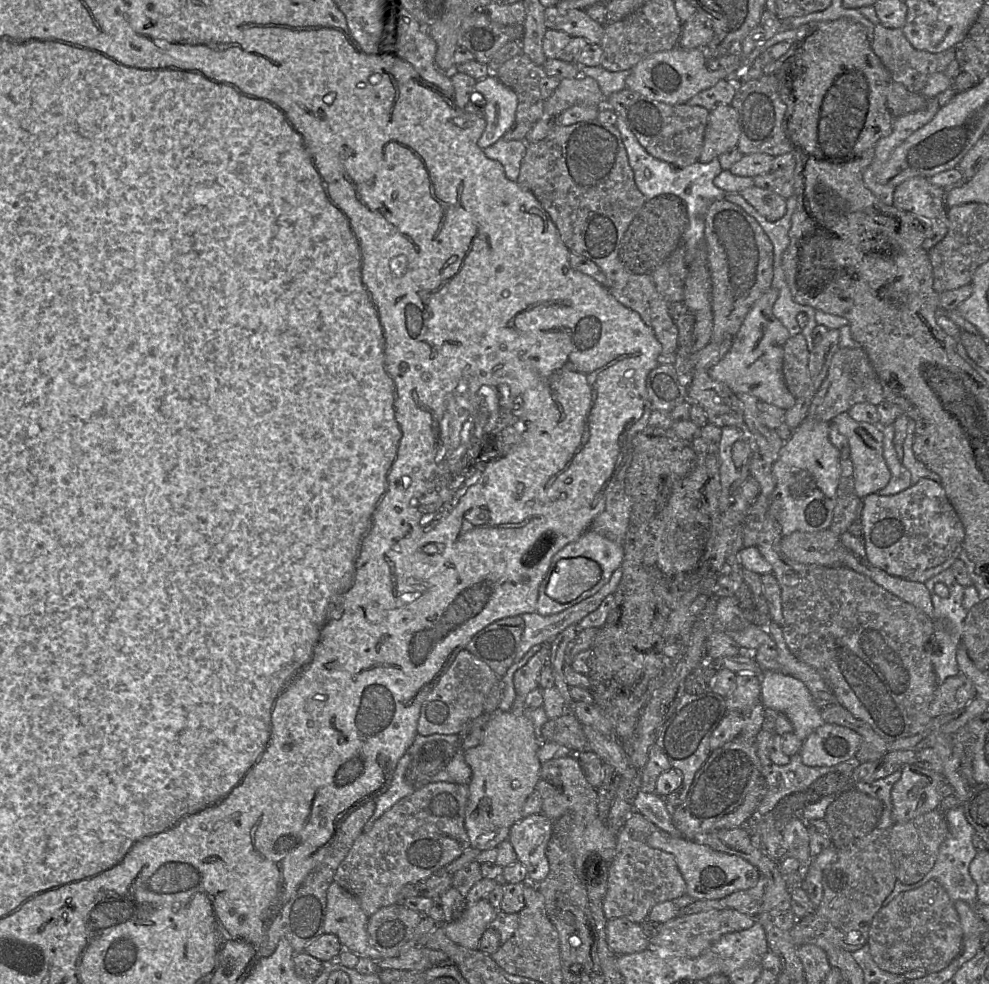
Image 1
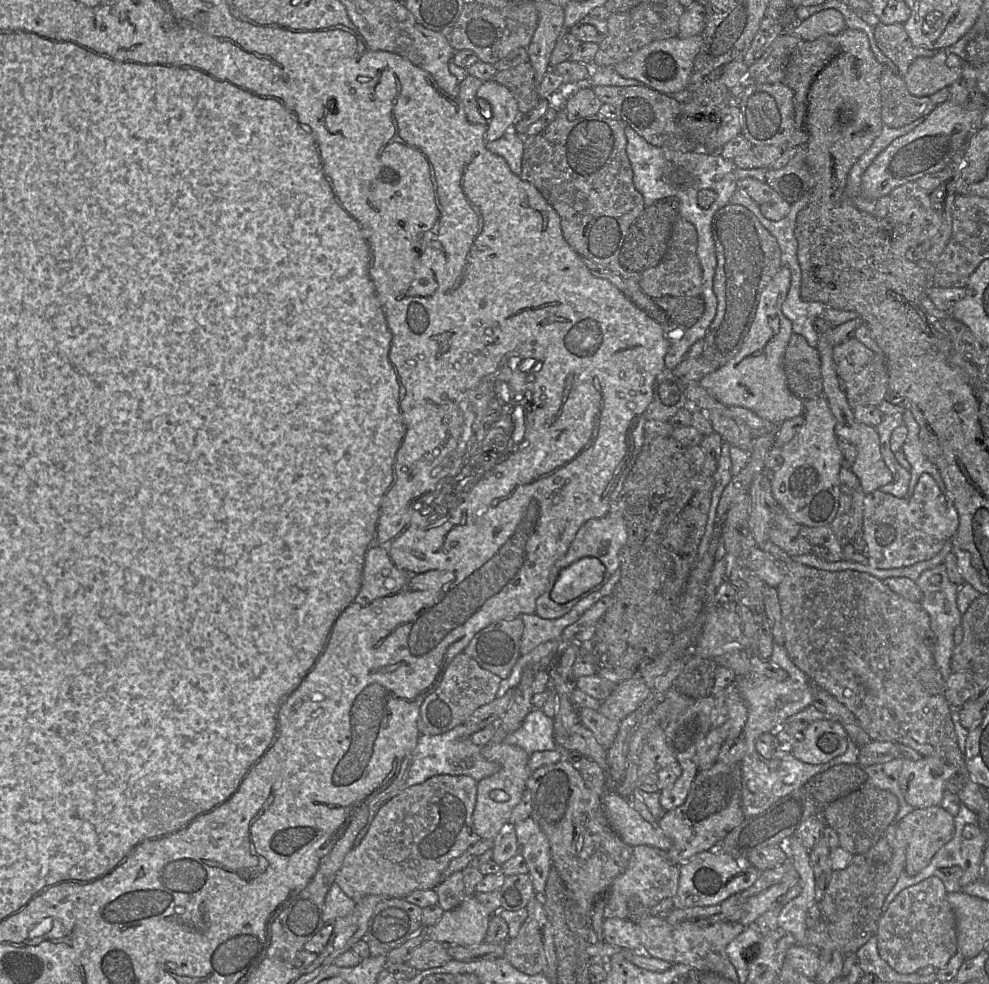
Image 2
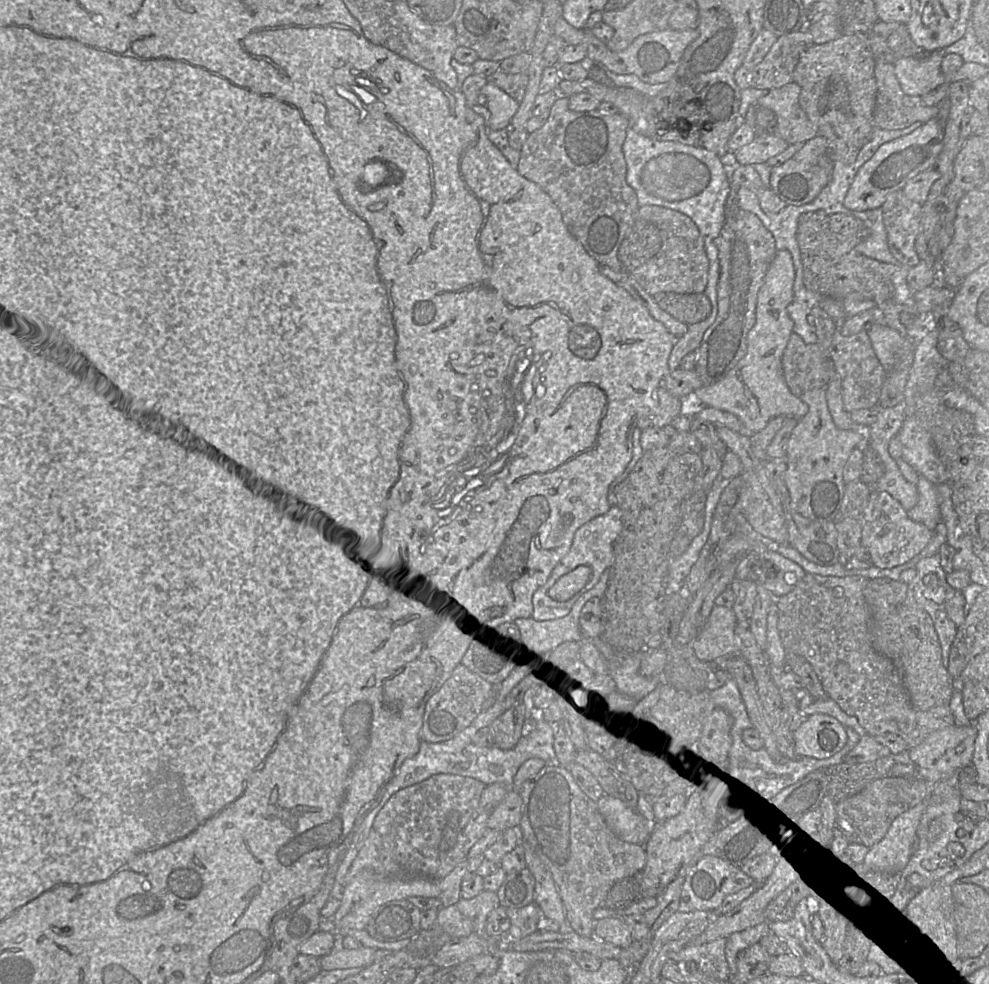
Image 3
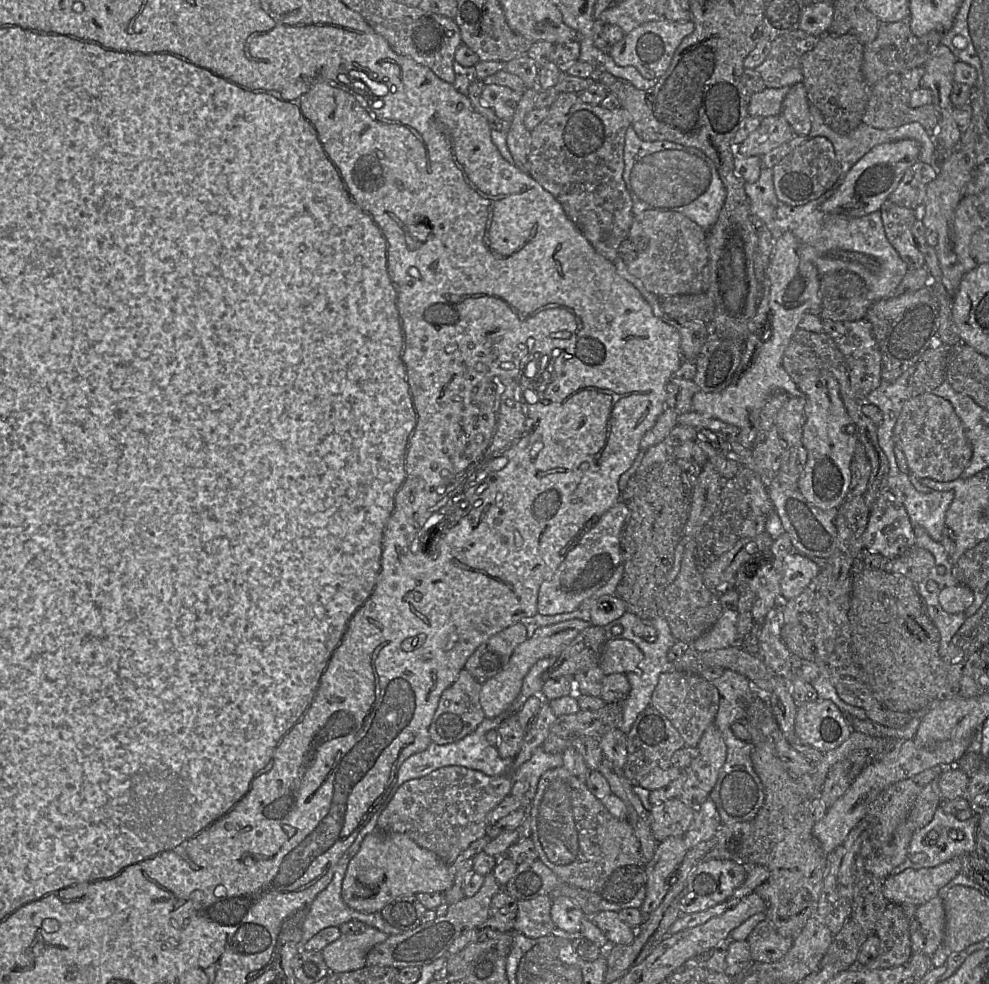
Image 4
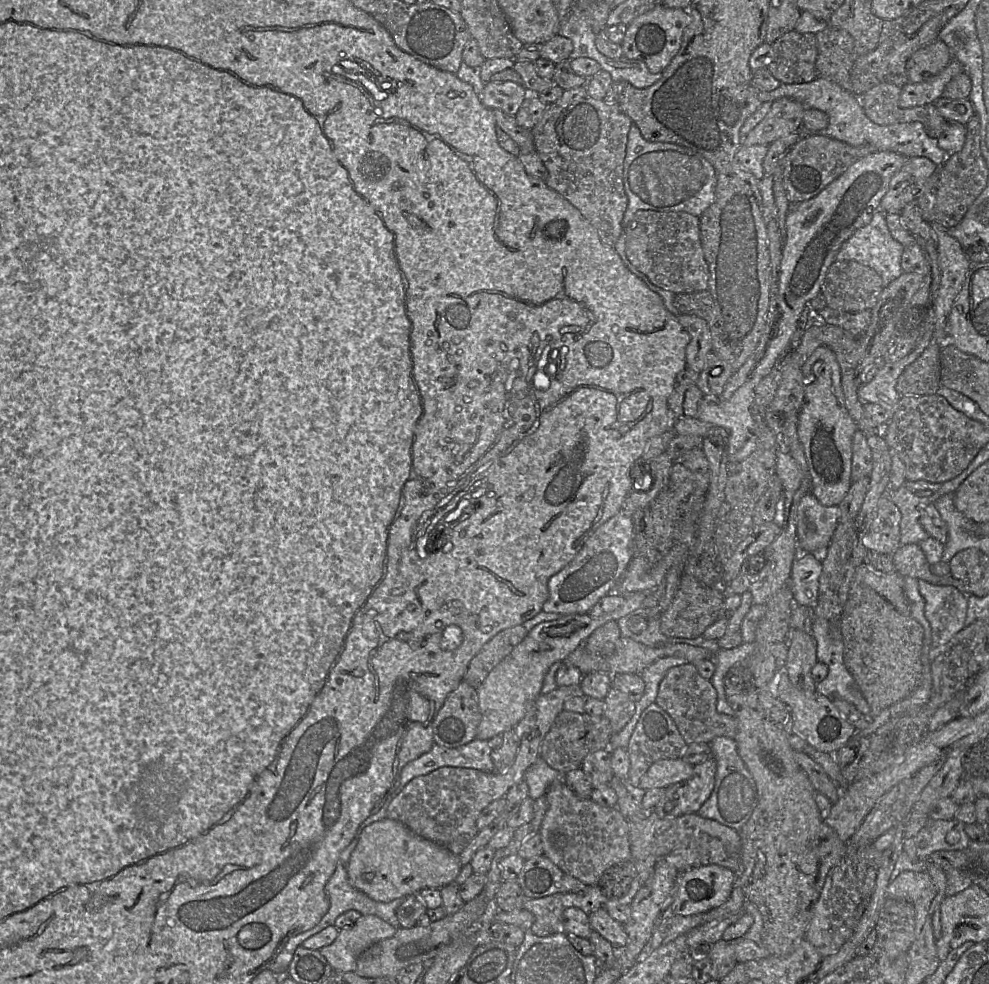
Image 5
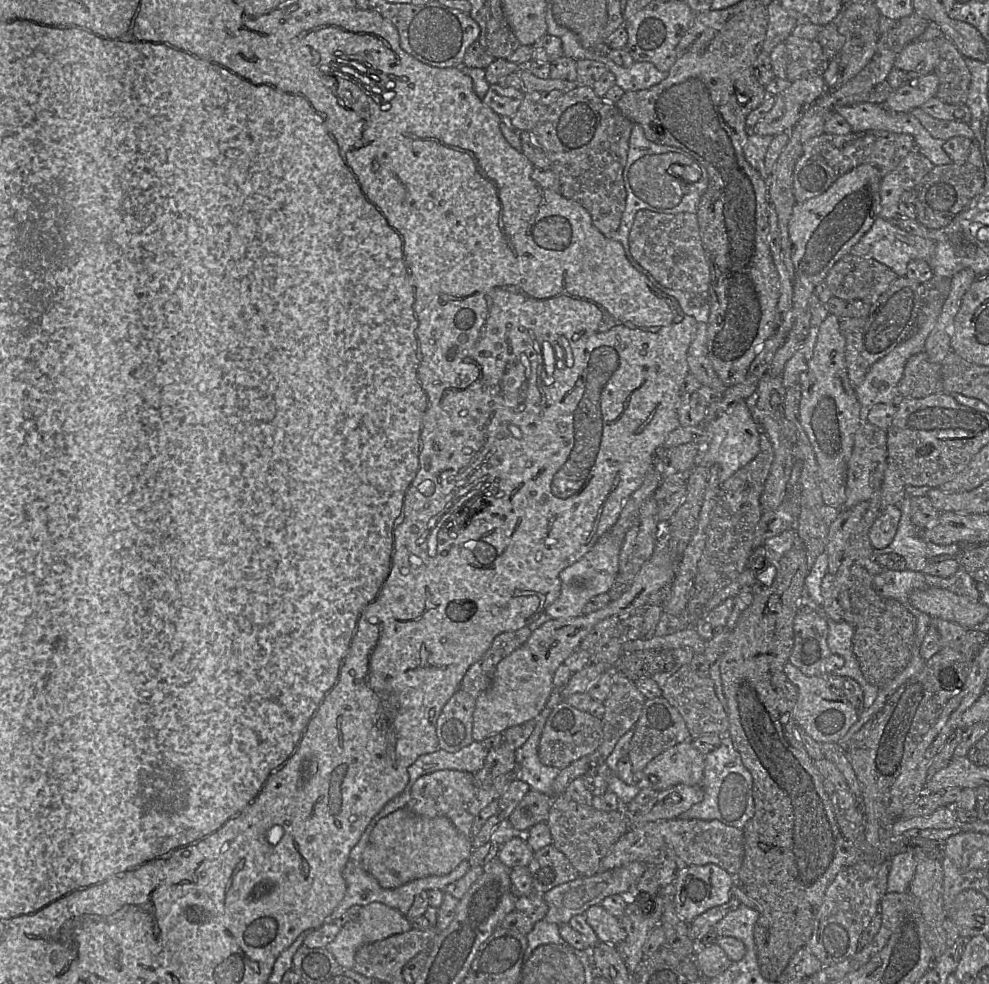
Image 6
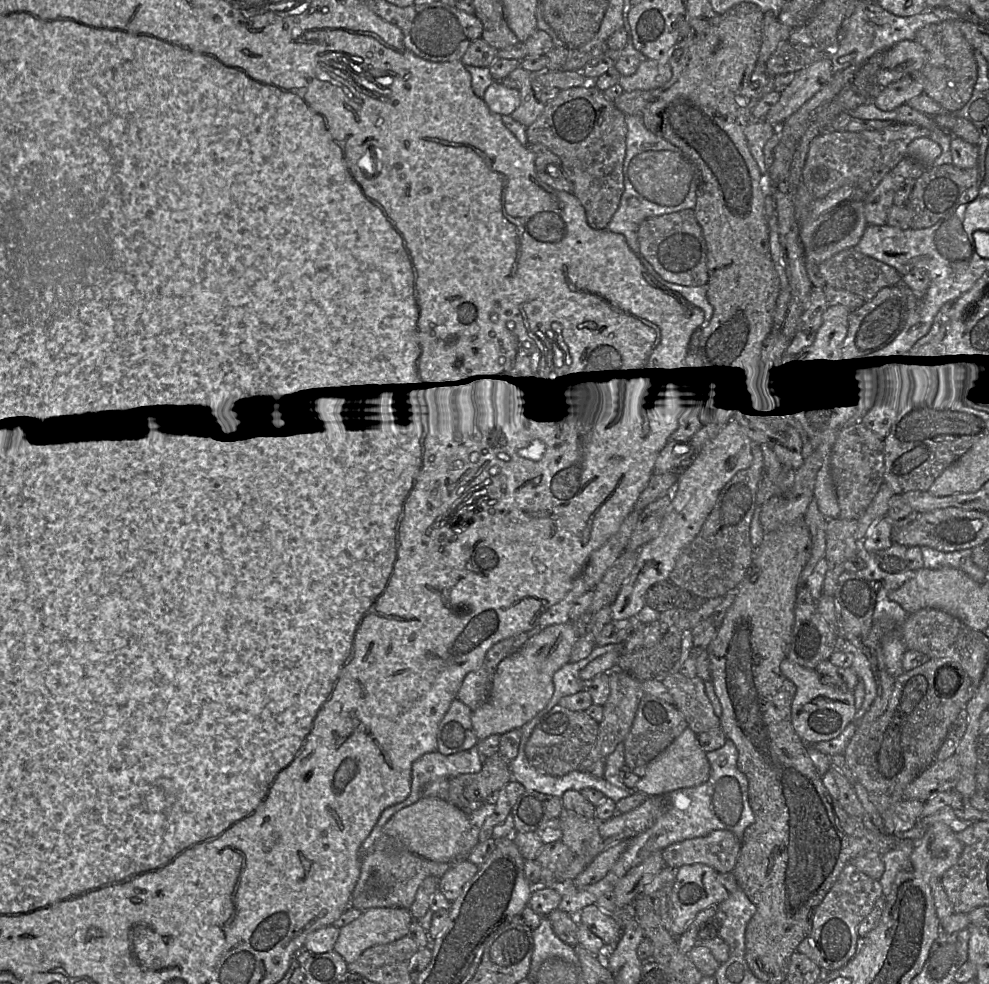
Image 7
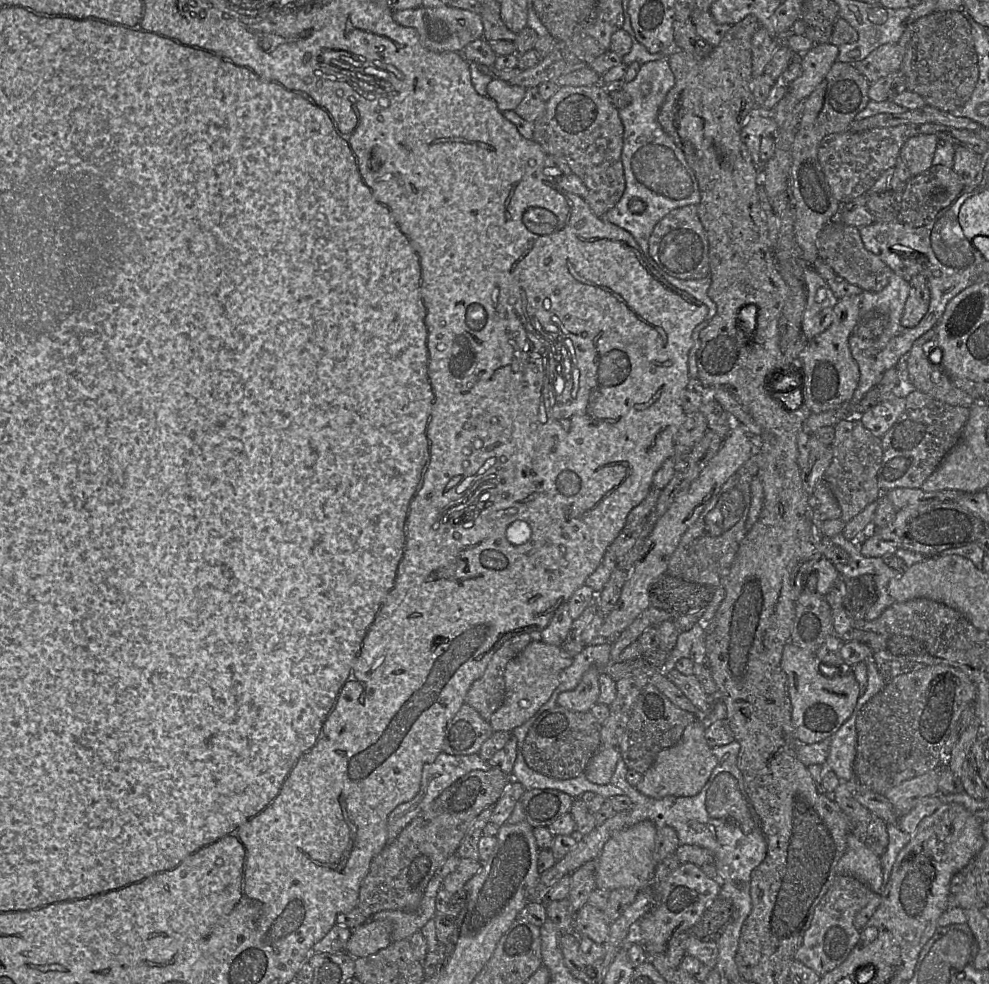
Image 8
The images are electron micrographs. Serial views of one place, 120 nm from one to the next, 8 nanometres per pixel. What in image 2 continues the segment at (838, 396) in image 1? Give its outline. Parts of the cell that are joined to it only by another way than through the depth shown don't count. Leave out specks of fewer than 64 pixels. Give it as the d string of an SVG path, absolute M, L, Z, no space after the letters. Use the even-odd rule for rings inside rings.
M854 336L849 337L841 344L833 346L832 357L837 374L844 385L849 406L851 408L859 405L878 407L888 391L888 373L884 358L874 353Z

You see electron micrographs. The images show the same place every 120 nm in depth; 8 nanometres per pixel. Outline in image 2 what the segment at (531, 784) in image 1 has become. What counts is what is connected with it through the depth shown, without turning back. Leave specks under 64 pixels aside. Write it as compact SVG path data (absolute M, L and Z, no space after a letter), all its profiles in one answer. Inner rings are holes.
M490 741L481 747L481 754L489 761L497 762L500 769L493 775L478 781L477 799L472 814L475 831L481 839L497 840L509 825L513 808L520 802L531 775L528 768L530 755L519 746L503 741Z

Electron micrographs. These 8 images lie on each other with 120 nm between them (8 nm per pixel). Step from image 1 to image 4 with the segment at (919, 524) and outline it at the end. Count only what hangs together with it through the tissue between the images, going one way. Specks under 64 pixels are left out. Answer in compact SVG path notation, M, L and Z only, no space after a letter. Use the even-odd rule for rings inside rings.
M889 490L884 491L870 510L863 536L864 549L889 561L915 547L915 532L904 505Z

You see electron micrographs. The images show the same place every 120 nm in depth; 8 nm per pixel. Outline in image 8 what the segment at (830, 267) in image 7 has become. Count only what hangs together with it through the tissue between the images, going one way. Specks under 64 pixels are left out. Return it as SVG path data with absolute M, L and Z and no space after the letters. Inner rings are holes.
M840 220L827 223L816 240L818 257L832 268L835 274L863 291L878 292L889 283L894 271L880 257L868 251L861 239L858 227L849 226Z

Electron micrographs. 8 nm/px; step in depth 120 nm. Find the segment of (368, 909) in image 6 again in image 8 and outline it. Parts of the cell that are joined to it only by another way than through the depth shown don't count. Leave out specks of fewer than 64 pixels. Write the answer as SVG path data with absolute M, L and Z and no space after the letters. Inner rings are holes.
M368 919L351 930L344 951L355 959L362 958L387 948L392 942L390 923Z

